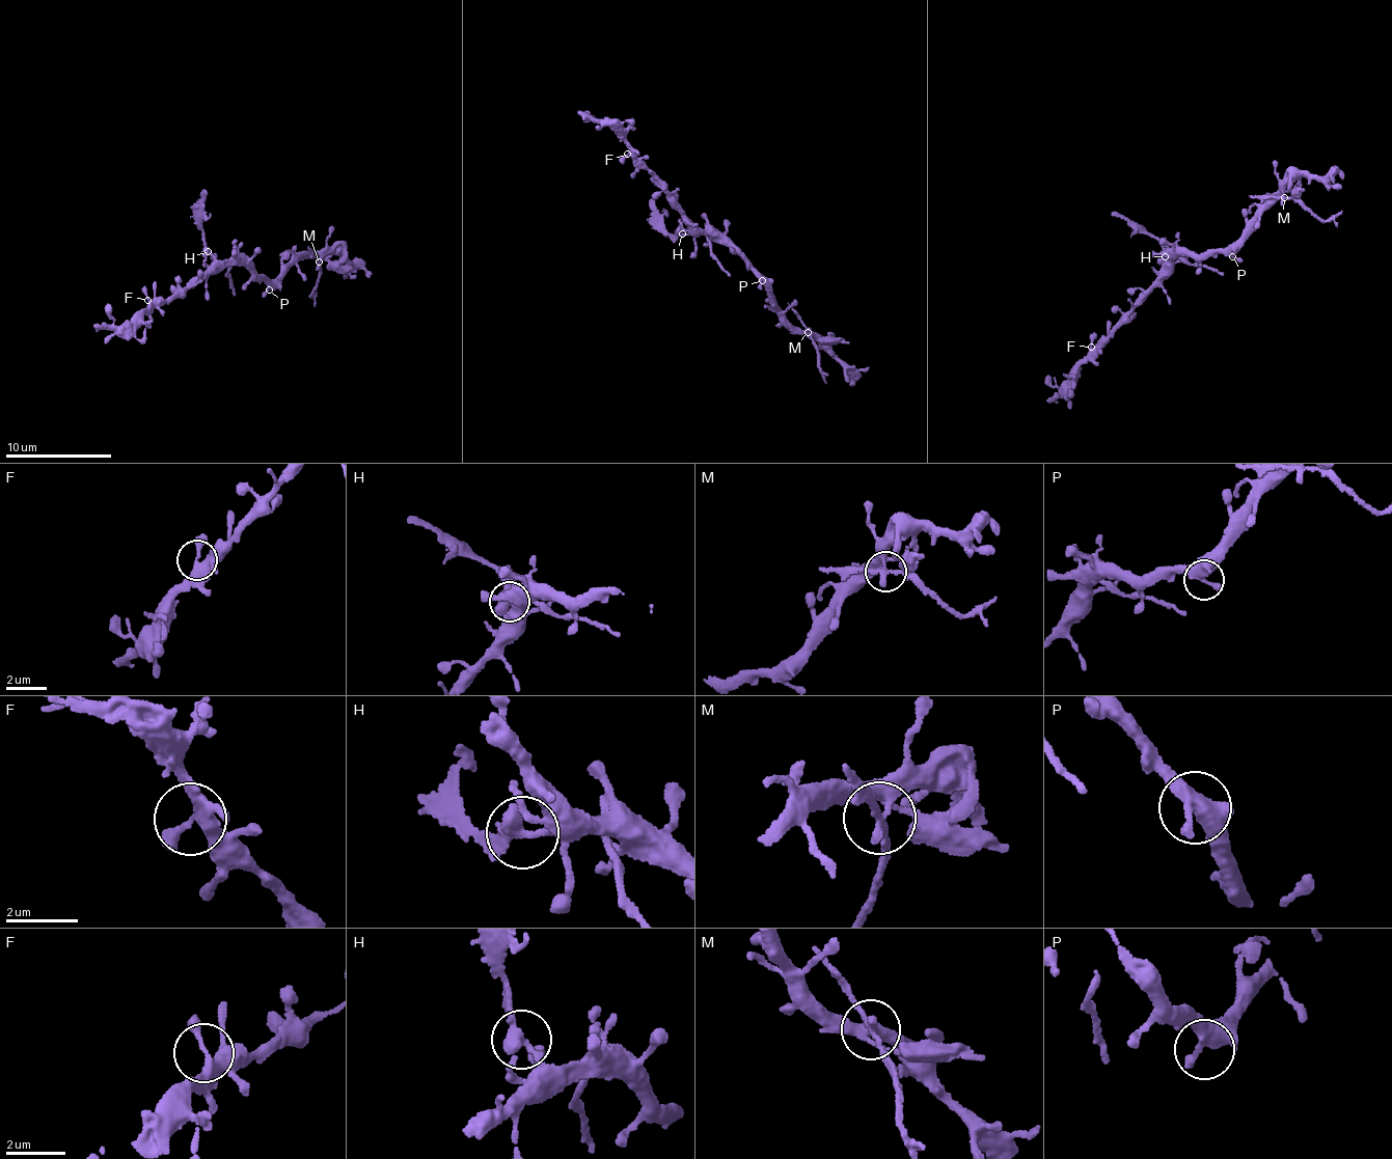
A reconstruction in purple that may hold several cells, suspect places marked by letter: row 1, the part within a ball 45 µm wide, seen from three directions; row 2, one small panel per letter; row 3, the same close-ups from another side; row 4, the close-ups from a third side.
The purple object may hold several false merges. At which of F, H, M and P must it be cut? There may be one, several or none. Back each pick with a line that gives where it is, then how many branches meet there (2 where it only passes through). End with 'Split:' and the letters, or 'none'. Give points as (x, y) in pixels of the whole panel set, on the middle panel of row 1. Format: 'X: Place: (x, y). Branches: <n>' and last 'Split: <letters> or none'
H: Place: (682, 233). Branches: 2
M: Place: (808, 332). Branches: 5
Split: H, M

